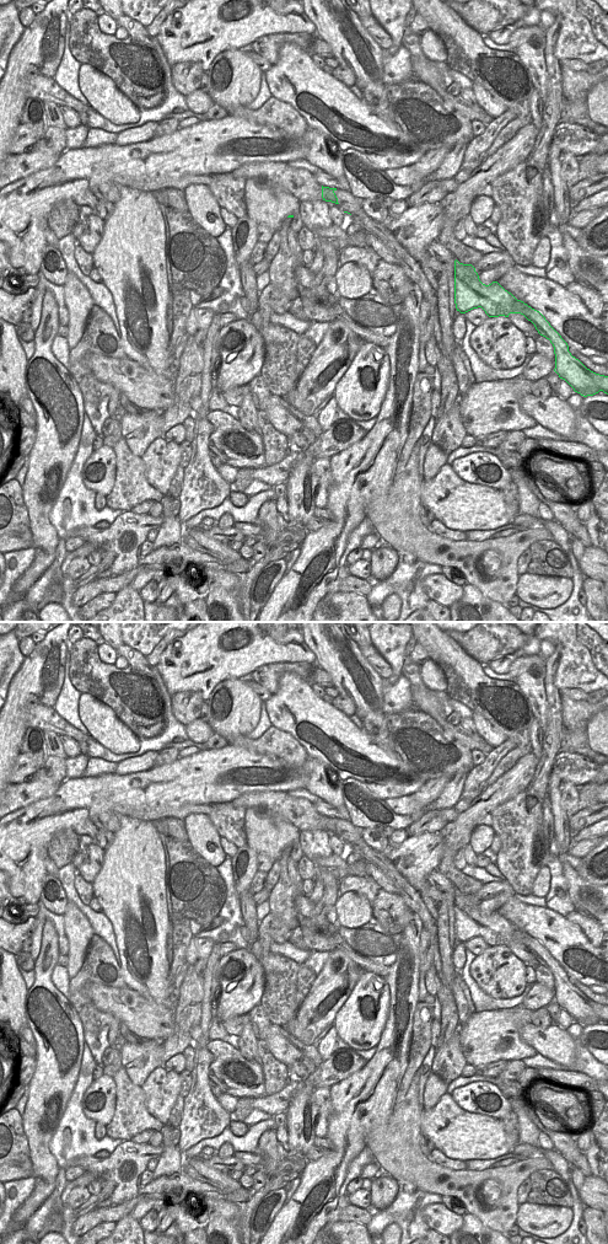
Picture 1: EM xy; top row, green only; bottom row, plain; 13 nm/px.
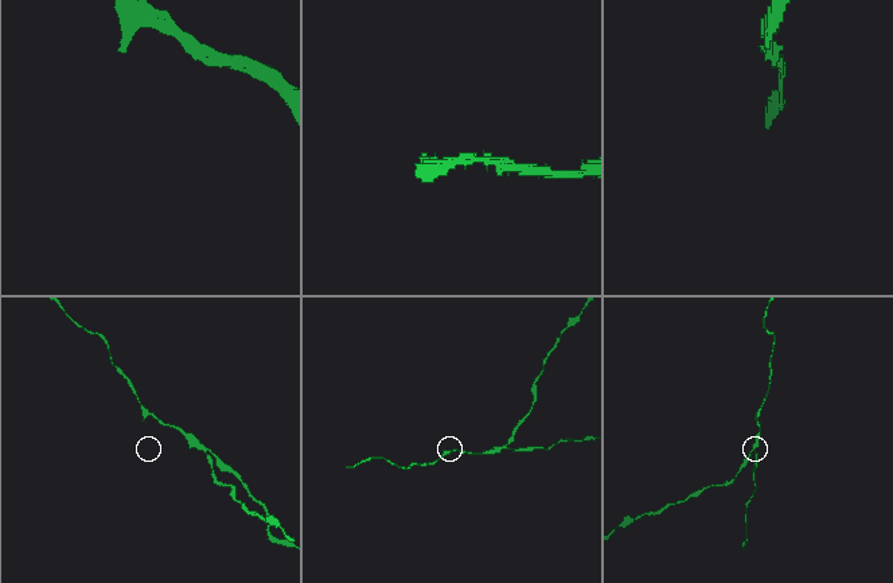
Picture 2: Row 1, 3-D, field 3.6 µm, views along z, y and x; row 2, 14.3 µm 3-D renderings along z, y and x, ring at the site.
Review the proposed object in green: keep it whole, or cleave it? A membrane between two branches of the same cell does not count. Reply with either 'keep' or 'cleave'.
cleave

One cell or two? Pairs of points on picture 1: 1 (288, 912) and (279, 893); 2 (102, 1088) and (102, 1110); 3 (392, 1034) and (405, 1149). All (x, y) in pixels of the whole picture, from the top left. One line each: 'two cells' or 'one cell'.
1: one cell
2: one cell
3: two cells

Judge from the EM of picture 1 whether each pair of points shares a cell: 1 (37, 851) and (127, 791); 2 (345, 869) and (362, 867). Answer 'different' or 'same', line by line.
1: same
2: same

